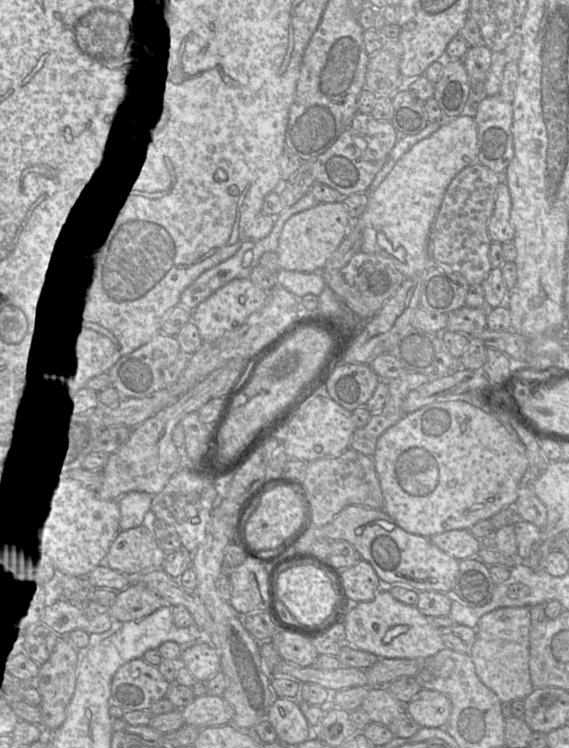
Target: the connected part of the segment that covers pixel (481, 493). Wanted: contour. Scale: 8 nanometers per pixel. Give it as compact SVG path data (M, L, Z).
M468 397L437 401L405 415L378 438L372 459L384 497L383 510L406 532L427 538L451 530L469 529L476 523L490 519L501 509L515 503L521 479L528 470L528 459L524 446L508 432L492 413L480 408L480 405L474 404Z

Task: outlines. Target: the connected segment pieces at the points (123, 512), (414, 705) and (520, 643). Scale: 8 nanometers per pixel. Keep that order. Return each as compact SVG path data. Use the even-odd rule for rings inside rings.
M131 491L117 500L120 510L119 531L136 528L143 524L145 513L151 510L153 496L146 492Z
M421 689L410 702L406 704L406 713L420 727L444 727L451 715L452 703L441 692Z
M503 607L482 616L476 627L476 641L470 656L476 673L503 703L526 698L534 689L530 678L531 607Z

